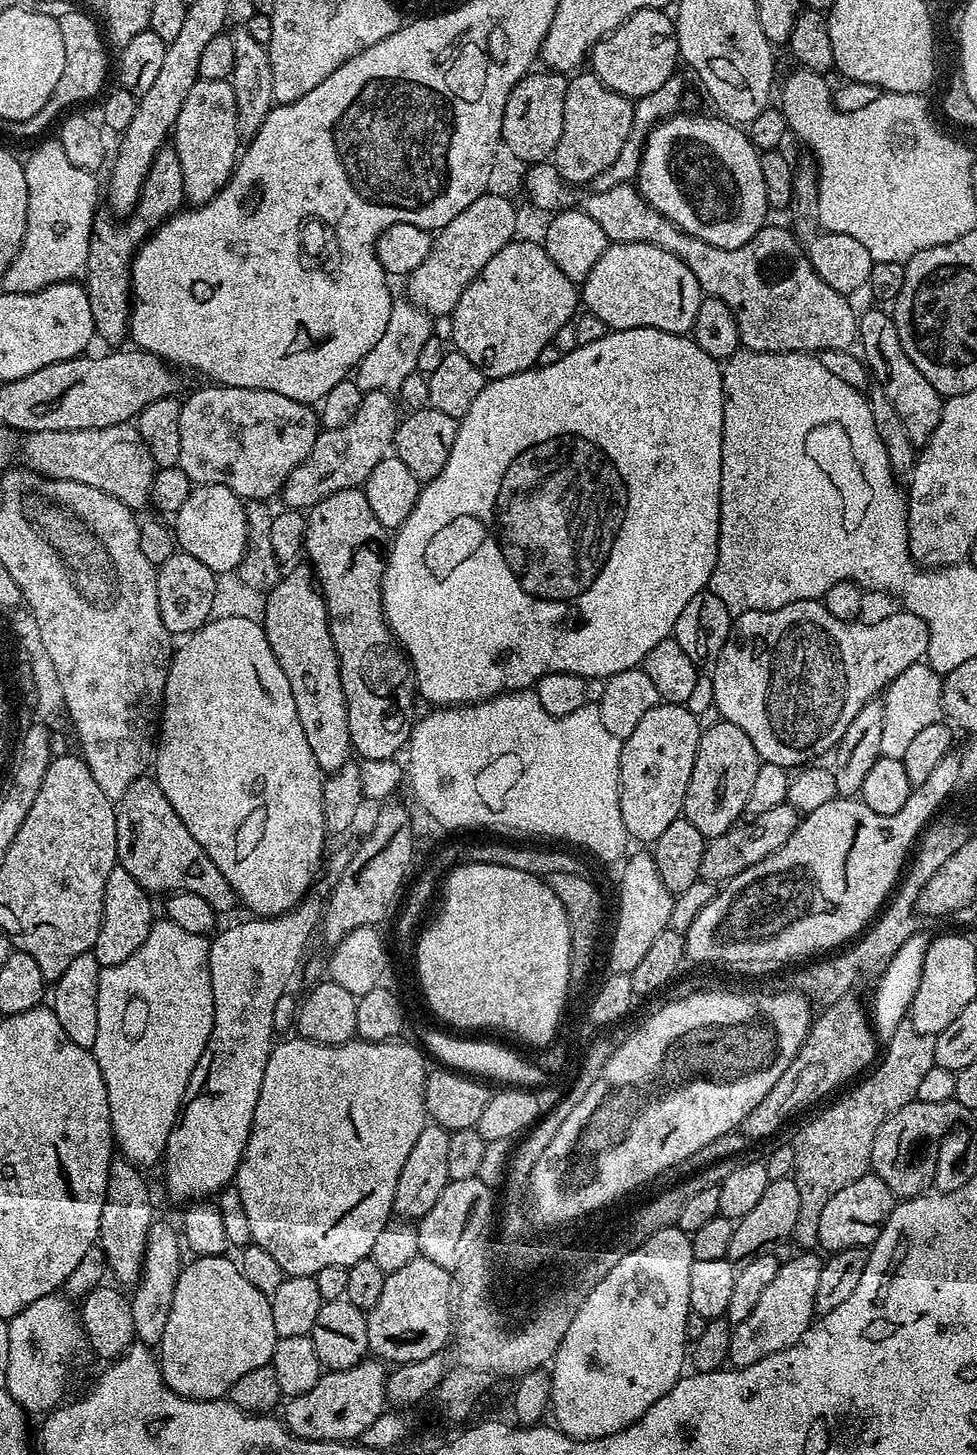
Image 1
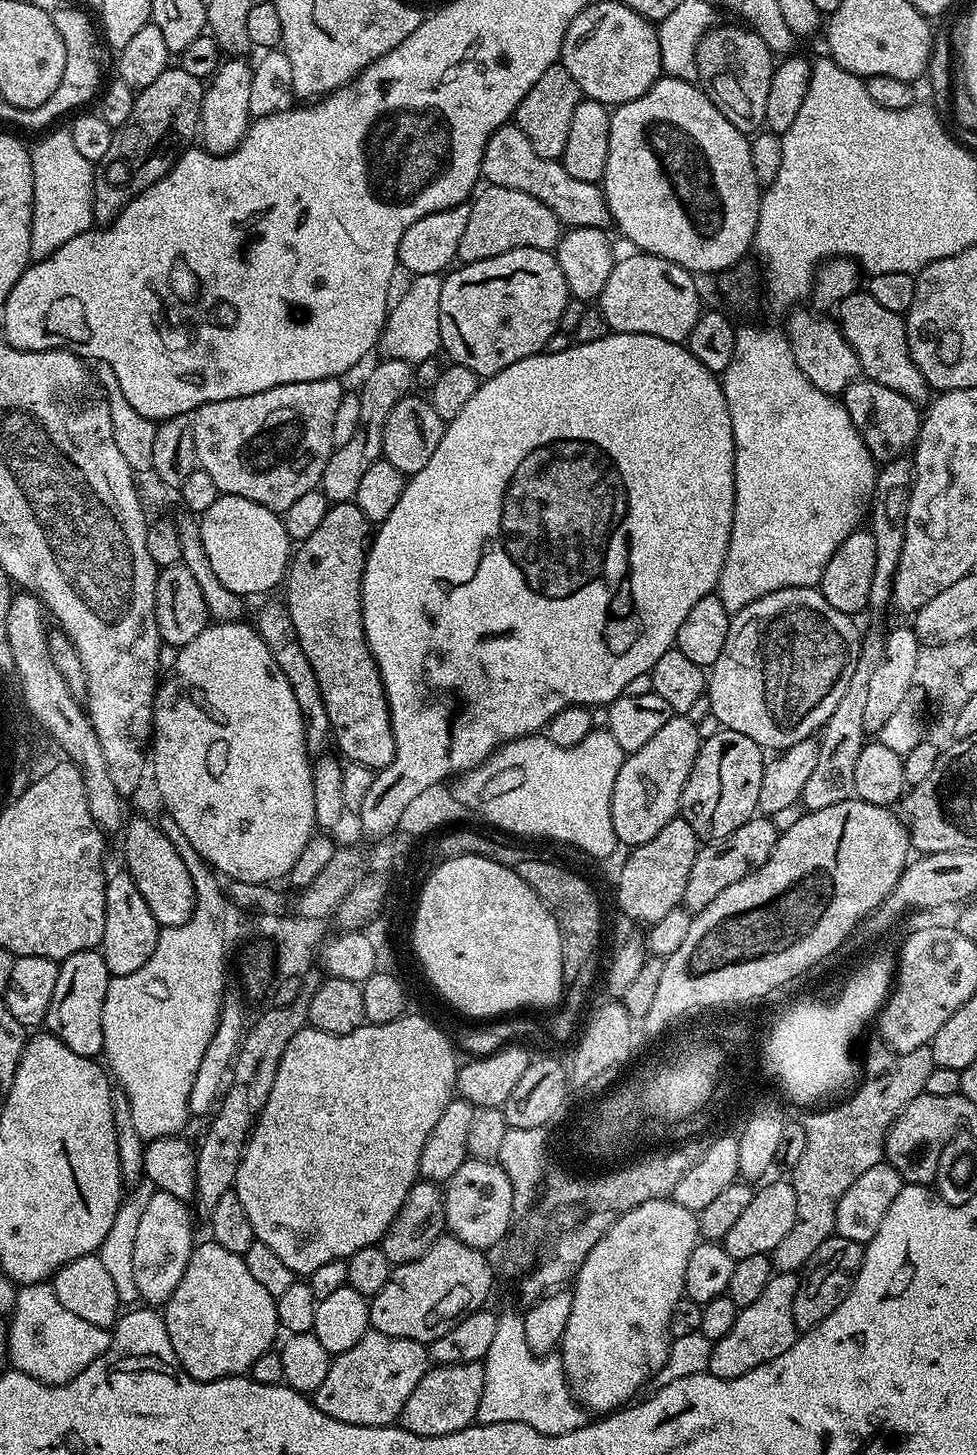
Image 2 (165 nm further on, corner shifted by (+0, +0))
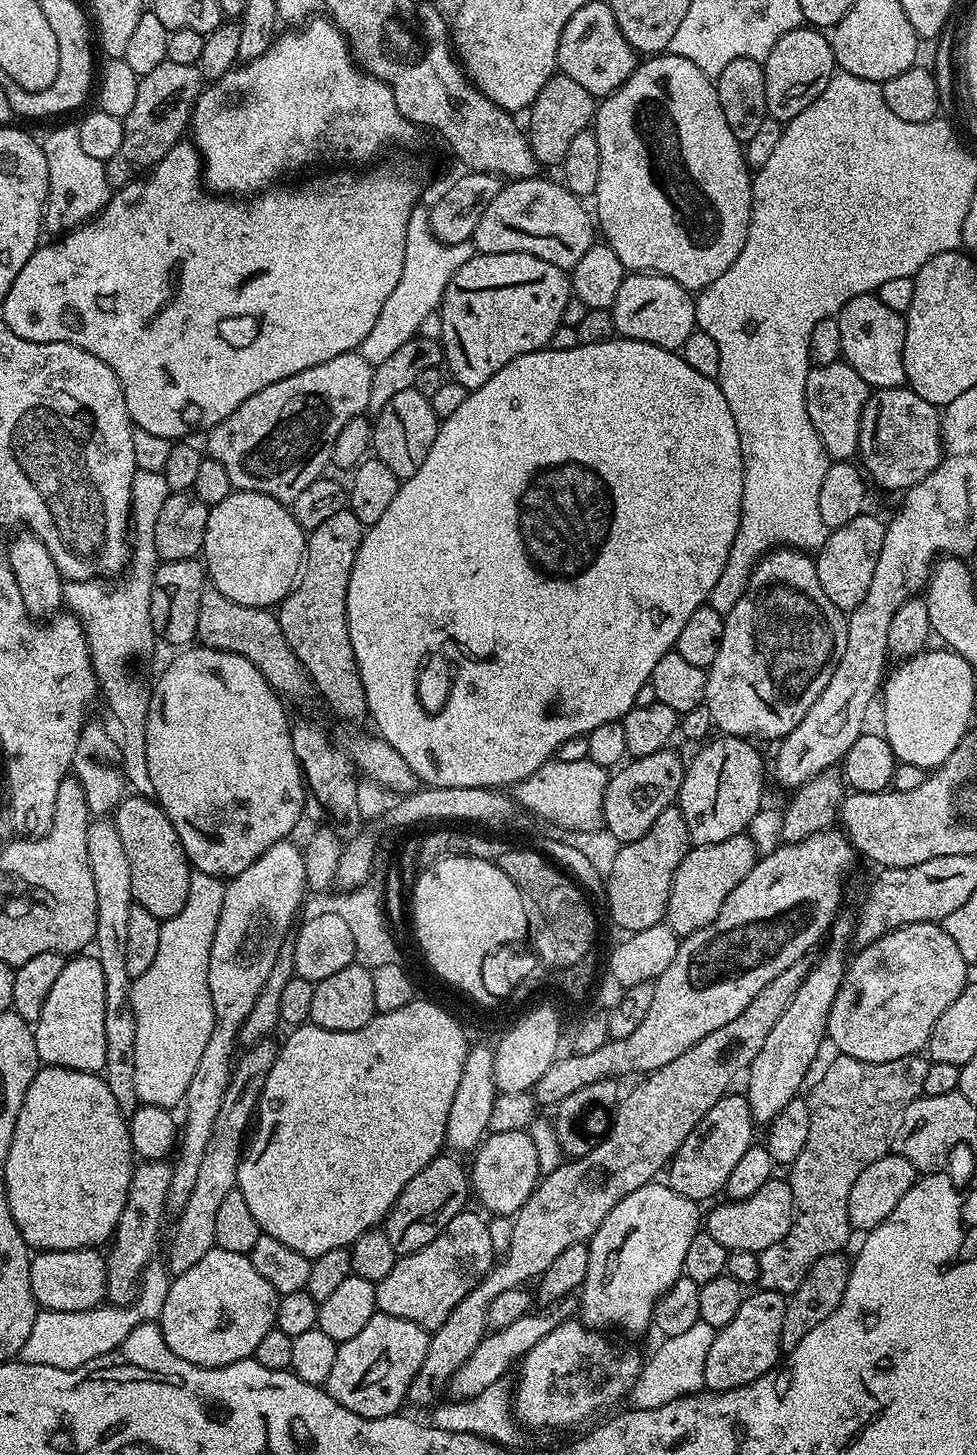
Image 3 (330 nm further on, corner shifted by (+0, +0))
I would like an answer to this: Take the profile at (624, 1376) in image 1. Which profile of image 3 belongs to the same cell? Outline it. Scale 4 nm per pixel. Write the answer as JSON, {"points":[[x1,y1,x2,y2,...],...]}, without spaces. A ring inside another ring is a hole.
{"points":[[653,1182,626,1194,626,1198,606,1214,602,1226,598,1226,592,1239,587,1241,589,1269,578,1292,578,1312,589,1329,625,1328,628,1332,644,1332,650,1328,658,1298,683,1273,686,1249,694,1234,701,1231,702,1212,700,1216,696,1208,699,1208,697,1201,678,1194,667,1183]]}

